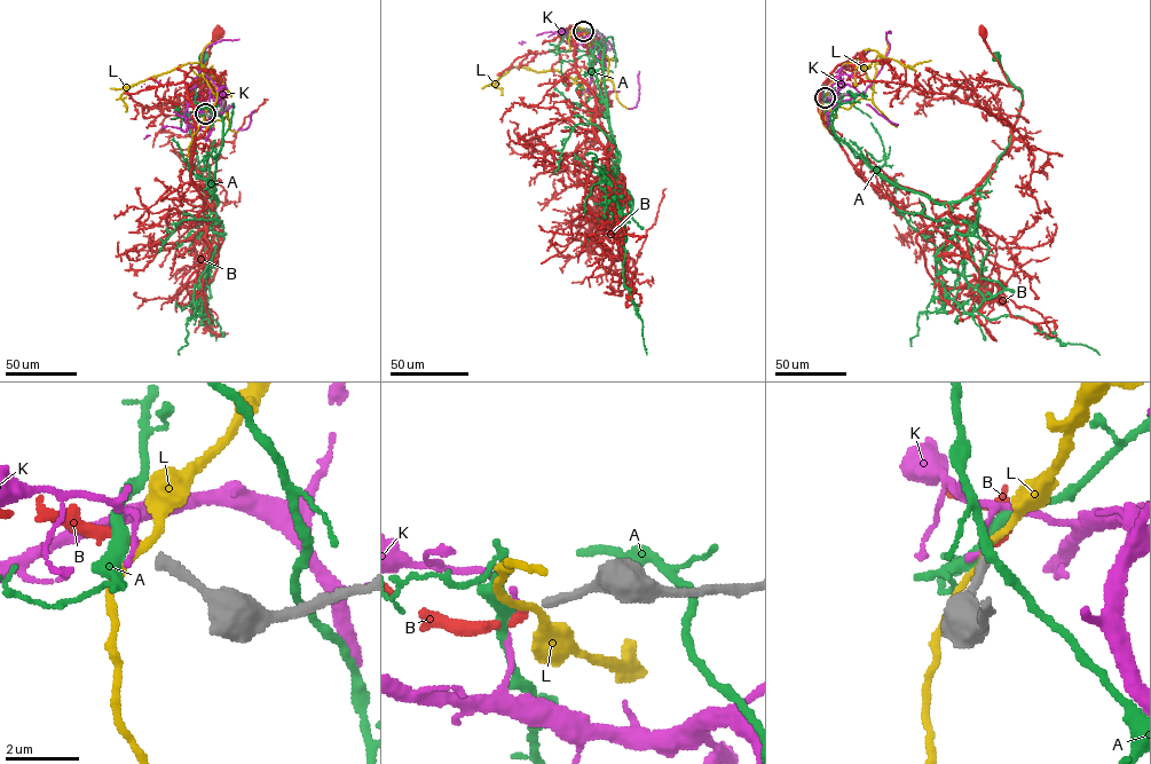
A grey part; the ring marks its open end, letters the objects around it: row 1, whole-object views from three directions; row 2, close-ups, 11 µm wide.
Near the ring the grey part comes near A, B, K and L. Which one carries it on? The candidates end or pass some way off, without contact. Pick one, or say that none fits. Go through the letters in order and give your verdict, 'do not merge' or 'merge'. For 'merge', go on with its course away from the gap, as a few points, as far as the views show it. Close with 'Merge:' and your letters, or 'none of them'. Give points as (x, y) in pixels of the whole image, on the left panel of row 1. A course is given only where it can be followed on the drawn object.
A: do not merge
B: merge | via (204, 113), (195, 115), (190, 180), (203, 198), (197, 217), (207, 223), (187, 104), (219, 31)
K: do not merge
L: do not merge
Merge: B

